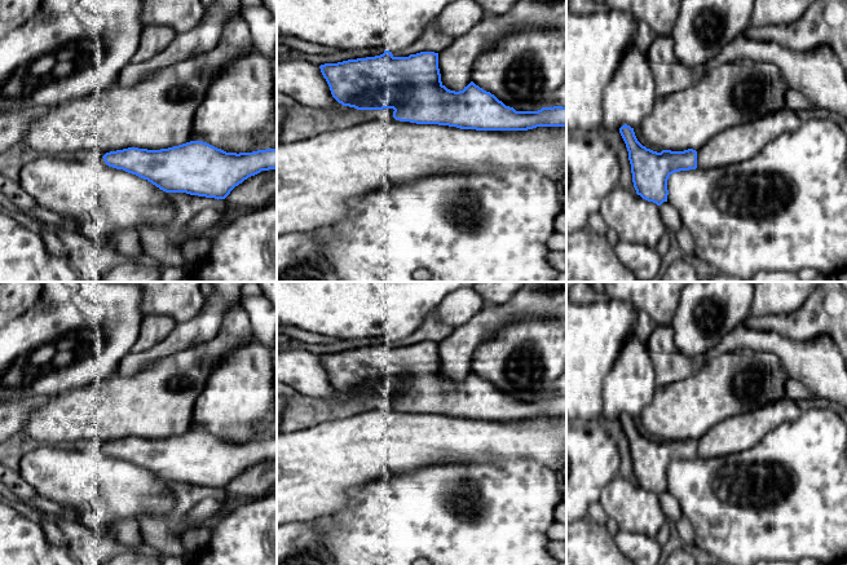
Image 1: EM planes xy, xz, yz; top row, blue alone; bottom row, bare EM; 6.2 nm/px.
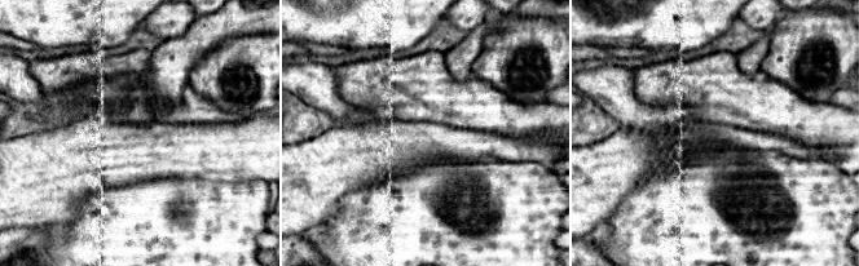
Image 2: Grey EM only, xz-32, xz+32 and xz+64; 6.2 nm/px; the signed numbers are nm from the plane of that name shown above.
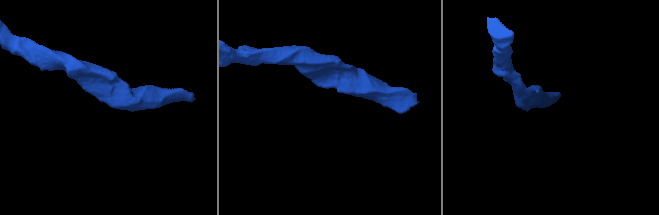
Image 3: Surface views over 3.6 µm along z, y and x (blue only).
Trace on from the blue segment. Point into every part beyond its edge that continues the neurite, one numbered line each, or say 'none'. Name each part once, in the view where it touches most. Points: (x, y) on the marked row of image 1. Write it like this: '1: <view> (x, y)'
1: xz (316, 177)

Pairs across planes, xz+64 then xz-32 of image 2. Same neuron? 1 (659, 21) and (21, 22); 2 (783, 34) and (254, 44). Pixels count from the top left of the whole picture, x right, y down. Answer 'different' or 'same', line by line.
1: same
2: same

